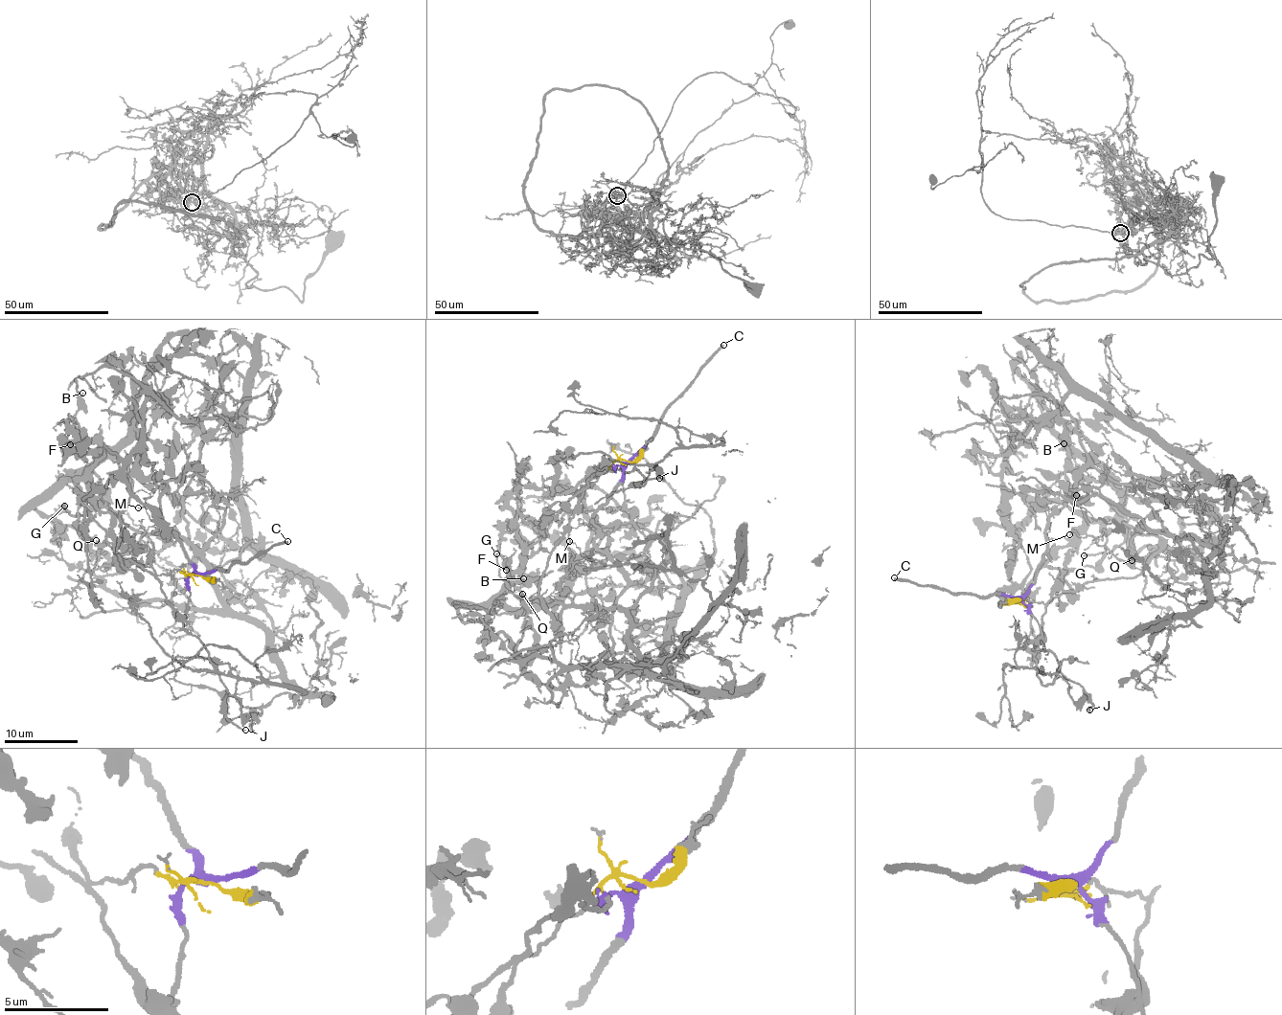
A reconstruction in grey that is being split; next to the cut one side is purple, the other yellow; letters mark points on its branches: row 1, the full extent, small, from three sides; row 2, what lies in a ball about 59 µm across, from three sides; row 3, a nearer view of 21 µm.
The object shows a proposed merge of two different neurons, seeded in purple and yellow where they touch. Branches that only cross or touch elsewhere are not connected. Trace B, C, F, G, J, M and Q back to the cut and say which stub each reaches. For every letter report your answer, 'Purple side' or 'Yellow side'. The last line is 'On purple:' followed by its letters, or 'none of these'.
B: Yellow side
C: Purple side
F: Yellow side
G: Yellow side
J: Purple side
M: Yellow side
Q: Yellow side
On purple: C, J

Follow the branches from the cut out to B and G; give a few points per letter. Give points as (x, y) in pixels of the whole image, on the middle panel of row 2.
B: (627, 462), (537, 522), (542, 534), (523, 565), (532, 550), (508, 524), (499, 548), (514, 582), (524, 578)
G: (627, 462), (614, 460), (587, 486), (551, 552), (539, 599), (556, 623), (561, 604), (516, 598), (495, 553)

